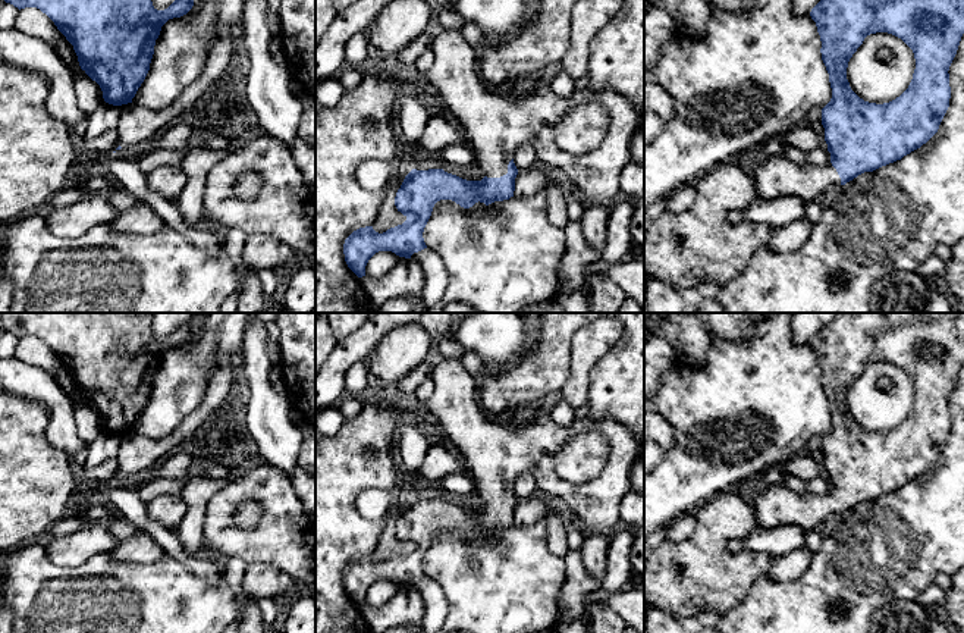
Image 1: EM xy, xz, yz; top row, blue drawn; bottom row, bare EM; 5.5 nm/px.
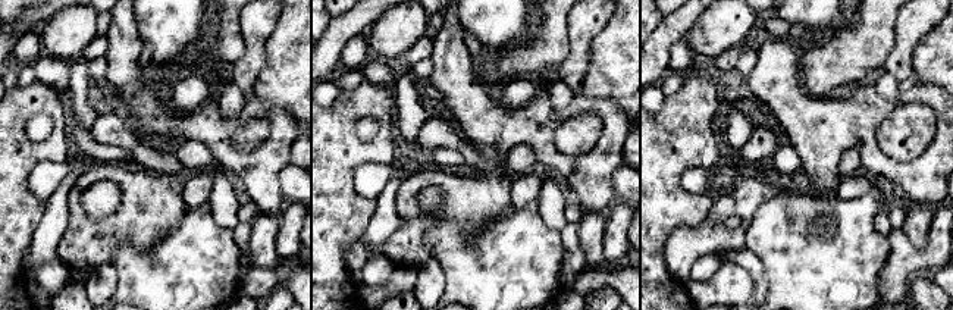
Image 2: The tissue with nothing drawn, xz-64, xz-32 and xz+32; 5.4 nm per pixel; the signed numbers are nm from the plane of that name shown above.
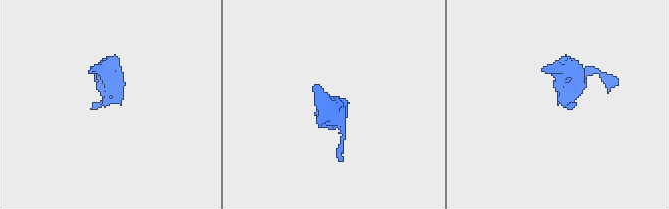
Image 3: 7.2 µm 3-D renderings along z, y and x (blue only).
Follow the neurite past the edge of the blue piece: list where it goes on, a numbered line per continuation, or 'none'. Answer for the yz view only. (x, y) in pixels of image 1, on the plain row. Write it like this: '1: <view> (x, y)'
1: yz (776, 505)

